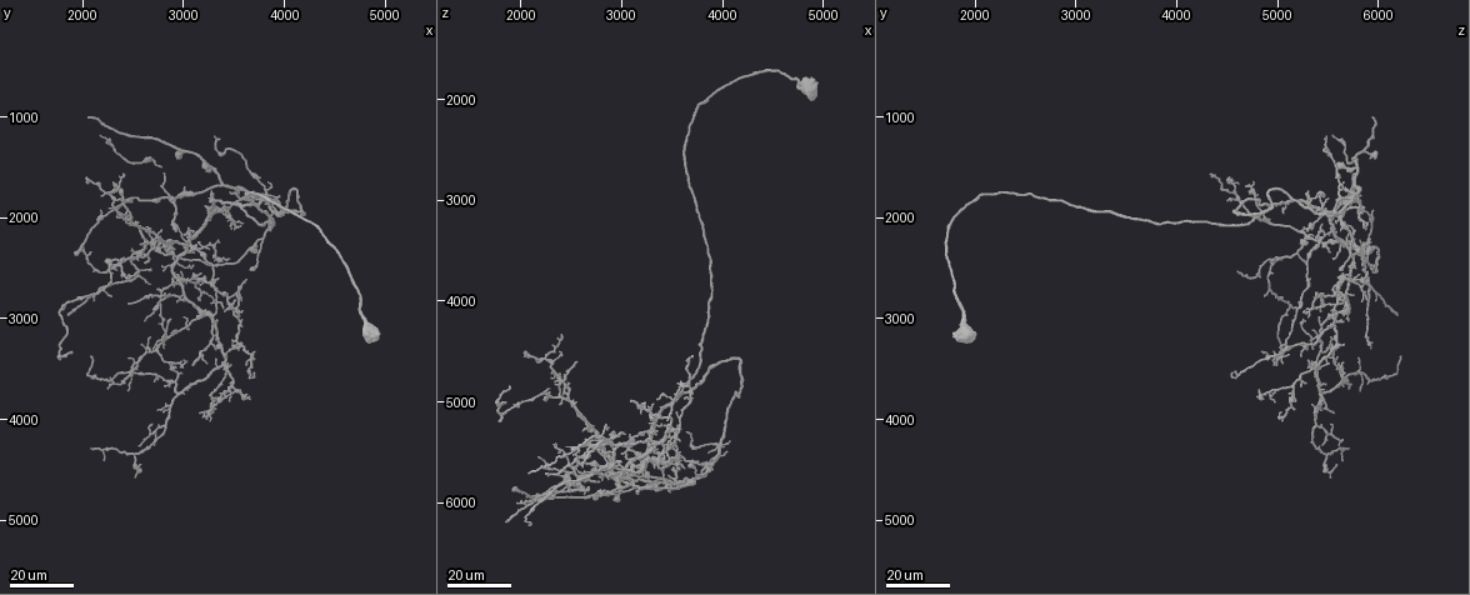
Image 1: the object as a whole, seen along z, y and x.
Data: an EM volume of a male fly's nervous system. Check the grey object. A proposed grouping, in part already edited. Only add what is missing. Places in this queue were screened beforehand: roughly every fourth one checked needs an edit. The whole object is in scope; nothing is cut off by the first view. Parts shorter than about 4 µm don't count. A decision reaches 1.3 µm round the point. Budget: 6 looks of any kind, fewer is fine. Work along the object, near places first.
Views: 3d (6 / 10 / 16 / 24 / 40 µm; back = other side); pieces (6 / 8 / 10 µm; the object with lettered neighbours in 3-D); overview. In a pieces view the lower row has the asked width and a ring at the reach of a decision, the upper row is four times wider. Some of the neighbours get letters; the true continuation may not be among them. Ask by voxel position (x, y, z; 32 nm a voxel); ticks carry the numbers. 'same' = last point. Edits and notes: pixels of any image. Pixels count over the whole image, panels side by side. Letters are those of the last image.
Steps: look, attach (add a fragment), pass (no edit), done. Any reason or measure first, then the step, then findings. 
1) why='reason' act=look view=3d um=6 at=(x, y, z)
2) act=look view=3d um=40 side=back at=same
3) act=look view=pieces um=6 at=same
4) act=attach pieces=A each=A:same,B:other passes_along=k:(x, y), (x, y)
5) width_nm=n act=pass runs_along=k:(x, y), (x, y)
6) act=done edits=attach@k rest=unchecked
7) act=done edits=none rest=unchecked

why='long arm stops here' act=look view=3d um=16 at=(3300, 1220, 5480)

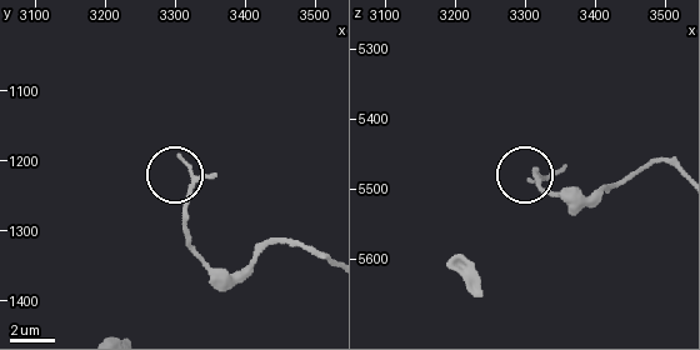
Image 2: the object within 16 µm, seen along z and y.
act=look view=pieces um=6 at=(3305, 1195, 5490)

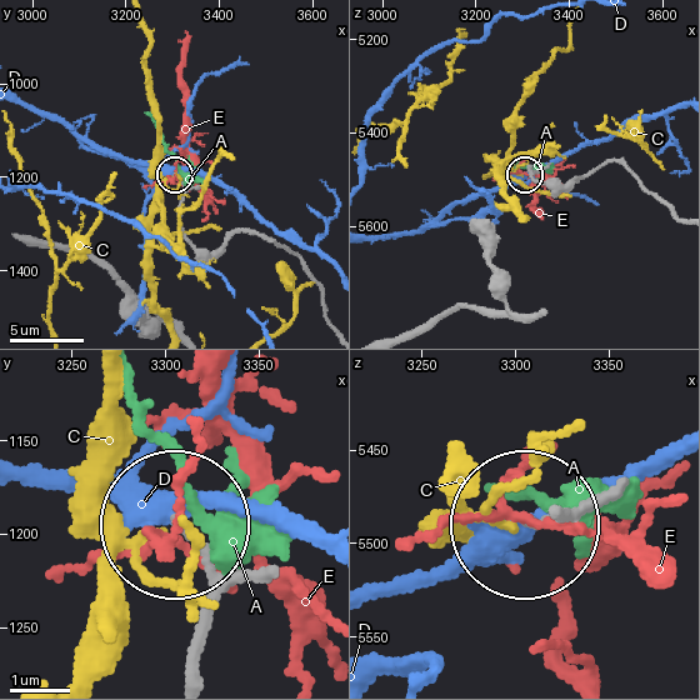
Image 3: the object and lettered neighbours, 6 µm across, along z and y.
width_nm=130 act=pass each=A:other,C:other,D:other,E:other runs_along=3:(670, 213), (611, 160), (563, 186), (526, 174) found='none of them fits'

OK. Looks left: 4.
why='an open end' act=look view=3d um=24 at=(3240, 1860, 5620)

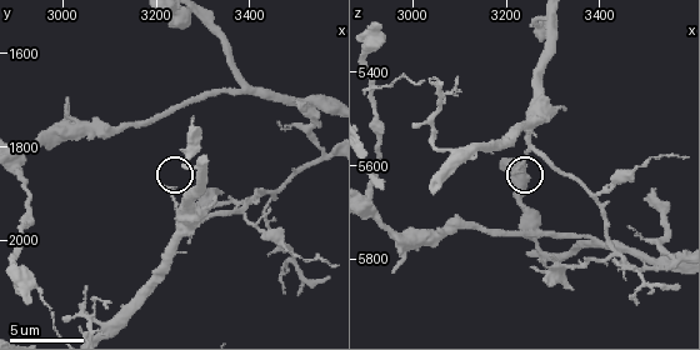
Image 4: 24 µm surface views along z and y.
act=look view=pieces um=6 at=(3220, 1885, 5620)

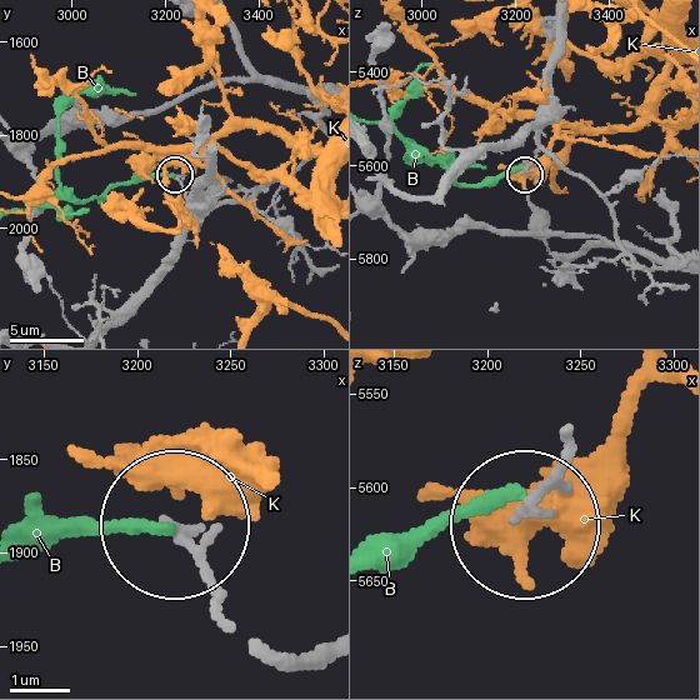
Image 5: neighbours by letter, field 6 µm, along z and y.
width_nm=160 act=pass each=B:other,K:other found='no lettered fragment goes on from it'

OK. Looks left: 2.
act=look view=3d um=16 at=(3360, 2480, 5280)

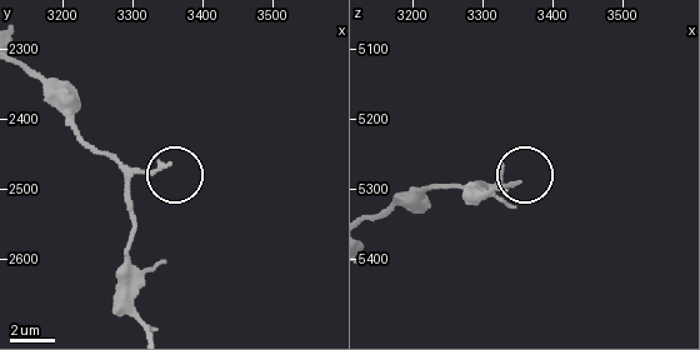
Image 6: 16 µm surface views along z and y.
act=look view=pieces um=10 at=(3350, 2465, 5295)

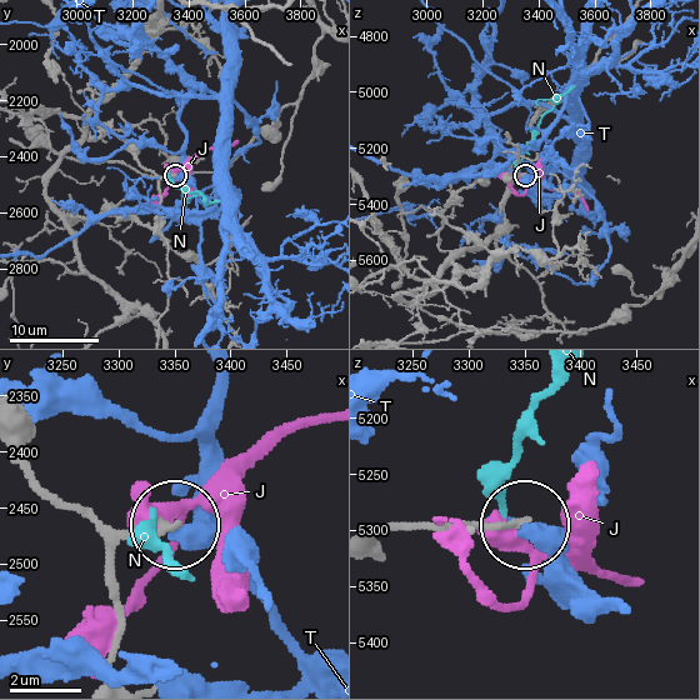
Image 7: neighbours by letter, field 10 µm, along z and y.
width_nm=200 act=pass each=J:other,N:other,T:other runs_along=7:(26, 470), (116, 529), (168, 526) found='none of them fits'

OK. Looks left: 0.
act=done edits=none rest=unchecked

